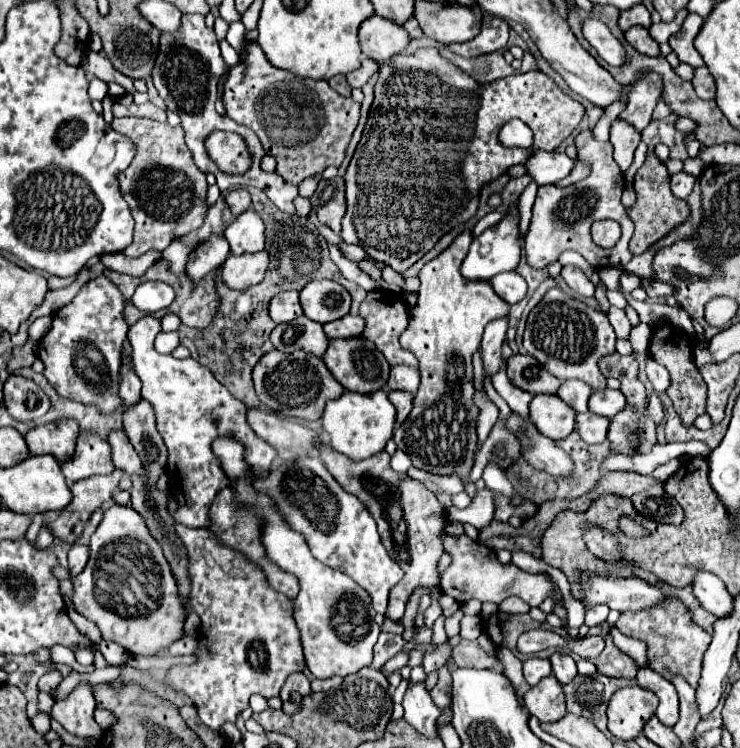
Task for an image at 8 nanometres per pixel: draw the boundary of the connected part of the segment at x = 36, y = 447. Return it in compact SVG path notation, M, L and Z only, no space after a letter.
M55 421L31 429L25 435L31 455L53 455L59 463L65 463L75 453L77 441L77 423L75 421Z

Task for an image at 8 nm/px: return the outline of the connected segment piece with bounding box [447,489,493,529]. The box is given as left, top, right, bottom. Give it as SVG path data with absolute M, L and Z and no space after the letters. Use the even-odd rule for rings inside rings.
M491 489L479 491L467 509L459 509L459 507L451 505L447 509L447 517L449 517L449 521L471 523L477 529L491 525L491 521L493 521L493 491Z

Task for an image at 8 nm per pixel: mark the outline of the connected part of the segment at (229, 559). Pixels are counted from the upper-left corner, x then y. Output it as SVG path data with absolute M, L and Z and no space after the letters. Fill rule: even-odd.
M175 523L175 533L187 549L189 555L189 597L187 605L201 617L201 629L197 639L197 661L191 665L173 665L167 677L161 681L173 691L185 693L197 707L199 719L213 731L219 731L223 723L235 723L243 709L249 707L251 695L261 695L271 699L279 695L283 683L289 675L301 673L305 669L305 657L301 651L299 629L293 621L293 603L287 595L273 591L265 575L249 563L241 553L231 551L215 541L213 533L207 529L191 529Z

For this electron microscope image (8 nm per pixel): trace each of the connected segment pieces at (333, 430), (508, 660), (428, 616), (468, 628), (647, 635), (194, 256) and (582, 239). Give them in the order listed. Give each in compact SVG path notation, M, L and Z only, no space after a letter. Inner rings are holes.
M385 389L373 393L351 393L345 391L339 399L327 401L325 413L321 417L323 431L327 433L331 447L353 461L363 461L385 449L385 443L393 437L395 407L387 397Z
M499 649L499 651L497 651L497 657L499 657L499 661L501 661L501 667L503 667L505 677L513 683L515 693L517 693L517 697L519 697L519 701L521 701L523 693L521 693L519 689L521 689L521 685L525 685L525 677L523 677L521 661L519 661L509 649Z
M431 593L433 603L431 603L431 607L425 611L425 627L431 627L431 625L435 623L435 619L441 615L441 607L439 607L439 603L437 603L439 595L441 595L441 593Z
M465 615L461 619L461 639L477 639L481 635L483 627L481 627L481 619L479 616Z
M667 601L663 607L653 607L647 611L625 611L615 623L617 629L633 639L639 639L647 645L647 661L649 667L655 669L665 679L673 679L675 675L683 677L691 687L699 687L701 679L701 663L703 655L711 643L711 635L693 621L691 611L683 607L681 601Z
M213 235L209 243L203 243L189 255L187 275L193 283L199 283L207 273L221 265L229 257L229 247L223 235Z
M581 131L575 139L577 145L577 160L587 161L591 165L591 175L583 181L577 181L569 187L557 185L541 185L537 191L537 199L533 205L533 217L529 231L523 239L525 243L525 257L533 269L545 269L549 263L557 261L563 251L575 251L587 259L589 265L595 269L605 267L625 267L631 261L631 253L627 243L633 235L633 223L621 205L621 191L625 187L625 177L619 165L613 159L611 143L599 143L593 139L591 131ZM597 219L613 219L621 225L623 237L617 241L615 247L603 249L593 243L591 239L591 225Z

